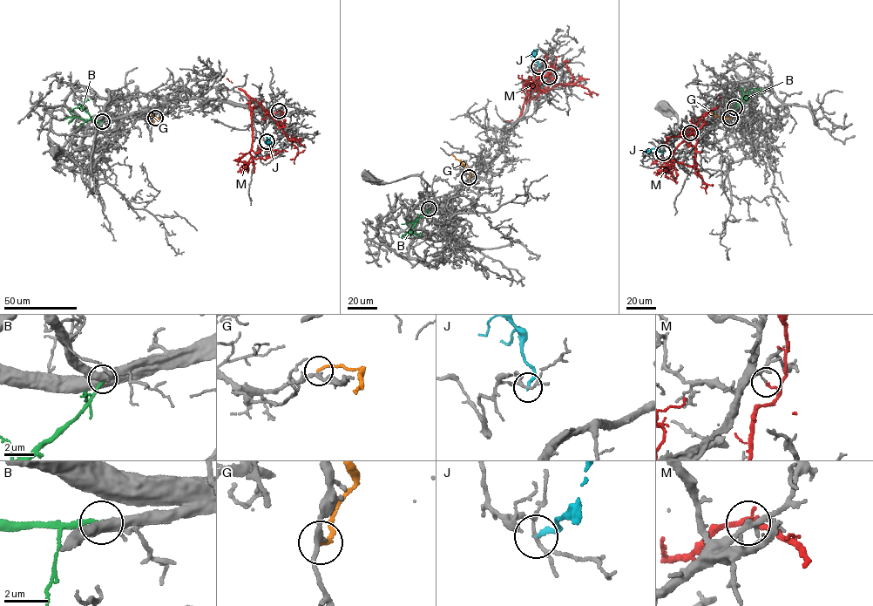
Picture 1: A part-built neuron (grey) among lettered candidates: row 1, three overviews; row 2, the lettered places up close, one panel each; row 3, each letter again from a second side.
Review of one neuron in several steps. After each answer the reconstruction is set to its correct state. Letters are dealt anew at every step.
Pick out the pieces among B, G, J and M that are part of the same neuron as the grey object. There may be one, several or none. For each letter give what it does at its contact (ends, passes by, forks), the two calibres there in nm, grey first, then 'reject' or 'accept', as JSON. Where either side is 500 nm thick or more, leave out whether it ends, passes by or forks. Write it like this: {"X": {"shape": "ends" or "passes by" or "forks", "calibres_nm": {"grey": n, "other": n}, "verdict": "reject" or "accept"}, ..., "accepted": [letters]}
{"B": {"shape": "ends", "calibres_nm": {"grey": 480, "other": 200}, "verdict": "accept"}, "G": {"shape": "ends", "calibres_nm": {"grey": 200, "other": 190}, "verdict": "reject"}, "J": {"shape": "ends", "calibres_nm": {"grey": 110, "other": 200}, "verdict": "reject"}, "M": {"shape": "ends", "calibres_nm": {"grey": 110, "other": 130}, "verdict": "reject"}, "accepted": ["B"]}

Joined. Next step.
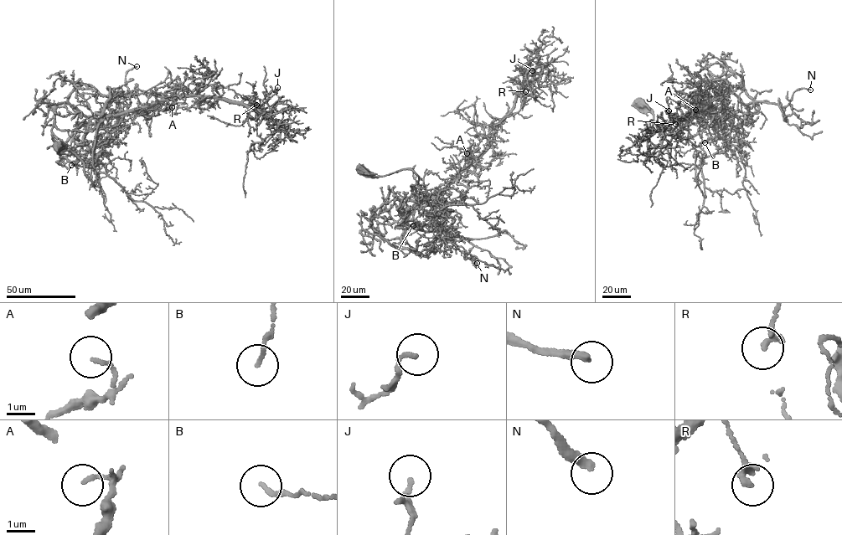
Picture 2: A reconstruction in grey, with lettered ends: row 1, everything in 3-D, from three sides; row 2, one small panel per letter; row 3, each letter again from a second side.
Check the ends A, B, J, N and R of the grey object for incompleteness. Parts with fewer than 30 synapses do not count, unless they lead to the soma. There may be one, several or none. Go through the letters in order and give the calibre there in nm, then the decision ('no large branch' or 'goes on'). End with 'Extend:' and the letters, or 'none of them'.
A: 120 nm | no large branch
B: 130 nm | no large branch
J: 140 nm | no large branch
N: 320 nm | no large branch
R: 240 nm | no large branch
Extend: none of them

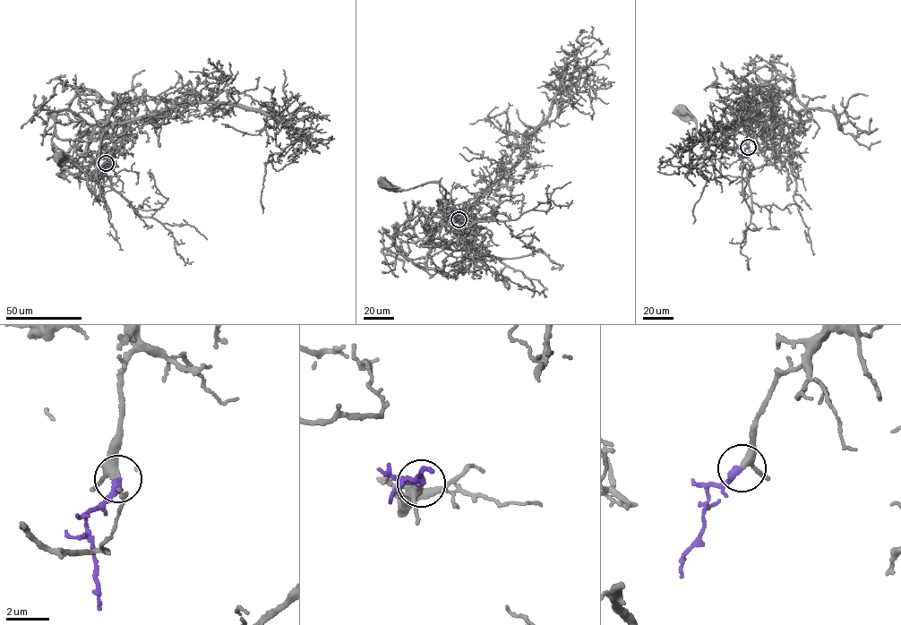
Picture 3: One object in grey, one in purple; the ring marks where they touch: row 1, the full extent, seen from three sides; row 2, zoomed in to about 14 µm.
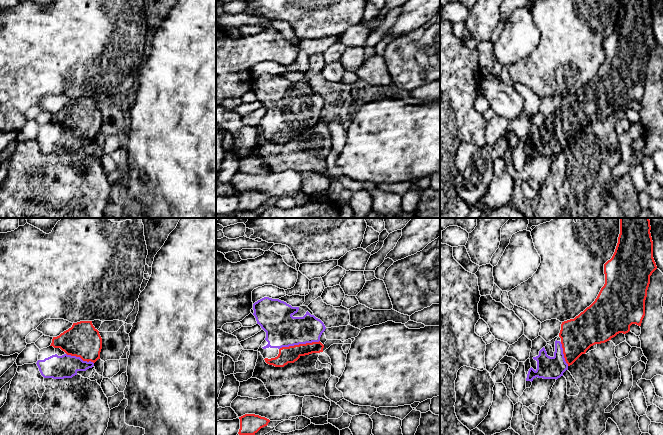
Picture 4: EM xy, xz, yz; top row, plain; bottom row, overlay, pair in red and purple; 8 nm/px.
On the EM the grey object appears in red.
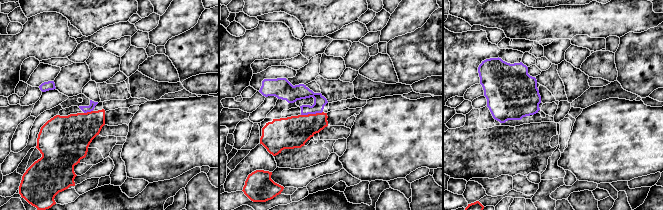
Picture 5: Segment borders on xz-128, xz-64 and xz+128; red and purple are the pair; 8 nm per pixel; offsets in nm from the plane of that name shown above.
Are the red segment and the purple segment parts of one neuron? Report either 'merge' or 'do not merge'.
merge

